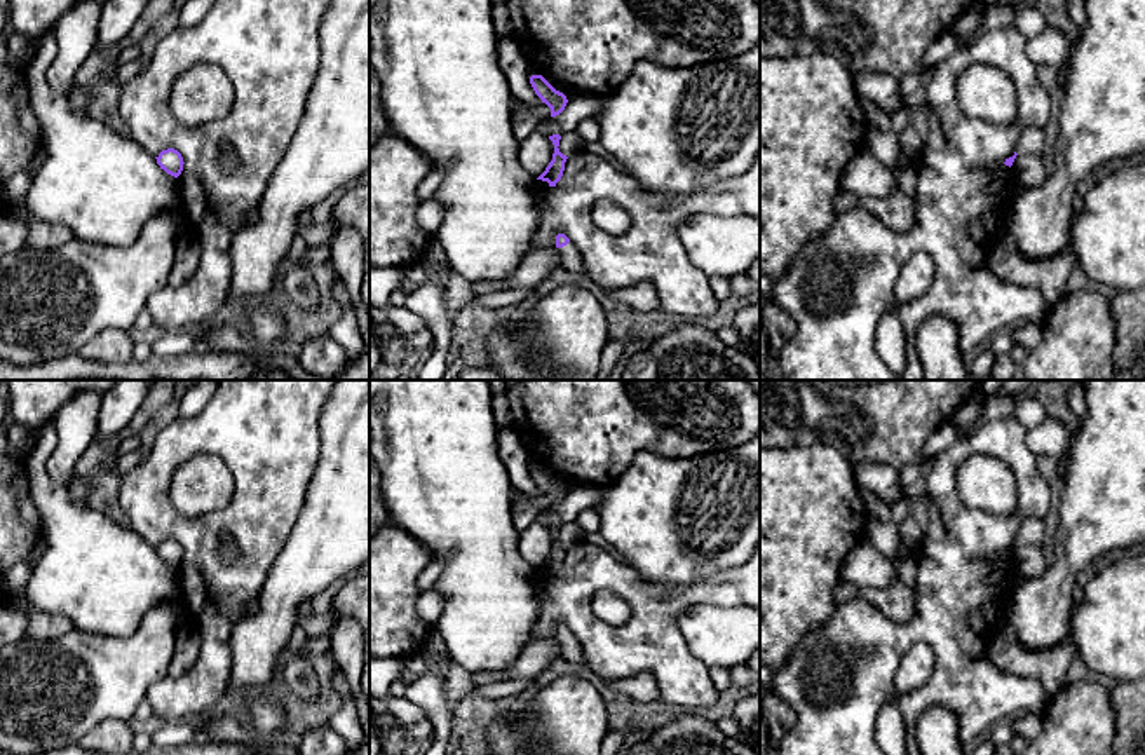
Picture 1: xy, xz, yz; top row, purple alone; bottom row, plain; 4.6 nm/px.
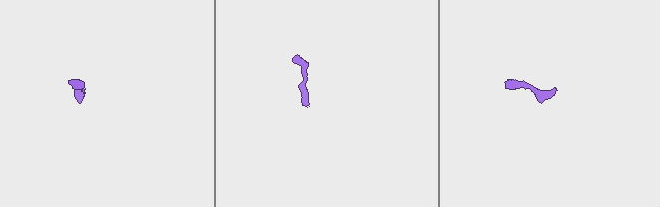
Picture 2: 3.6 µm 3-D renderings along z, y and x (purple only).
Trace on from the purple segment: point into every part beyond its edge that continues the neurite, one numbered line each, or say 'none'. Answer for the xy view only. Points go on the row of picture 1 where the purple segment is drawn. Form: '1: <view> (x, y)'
none

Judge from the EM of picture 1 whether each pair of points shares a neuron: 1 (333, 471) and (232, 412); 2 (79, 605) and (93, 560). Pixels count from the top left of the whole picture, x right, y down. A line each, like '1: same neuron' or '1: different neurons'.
1: different neurons
2: same neuron

